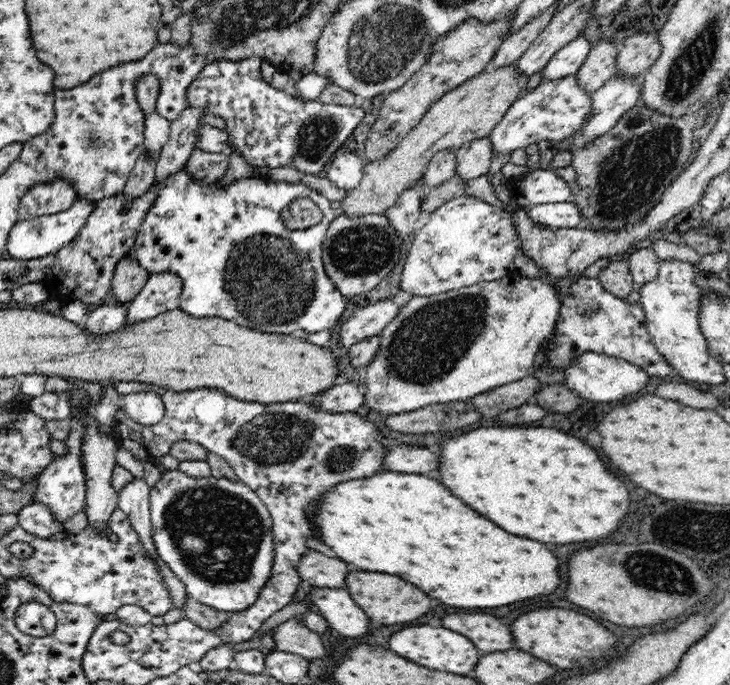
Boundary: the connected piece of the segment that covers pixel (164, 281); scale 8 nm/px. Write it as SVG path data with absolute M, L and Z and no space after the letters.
M167 271L149 274L142 290L127 303L126 324L150 320L159 314L178 309L184 283L180 276Z

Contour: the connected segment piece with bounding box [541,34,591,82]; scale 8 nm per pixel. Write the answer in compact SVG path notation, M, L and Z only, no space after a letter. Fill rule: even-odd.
M581 34L571 40L552 56L543 68L542 81L555 81L575 75L586 60L591 49L591 42Z

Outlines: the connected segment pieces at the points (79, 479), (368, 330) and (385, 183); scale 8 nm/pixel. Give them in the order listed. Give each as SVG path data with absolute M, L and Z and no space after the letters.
M77 418L70 419L70 434L65 440L69 451L66 456L56 457L50 466L47 466L38 476L36 480L36 490L32 494L30 503L42 503L50 509L54 521L58 521L60 525L68 518L72 518L74 514L82 511L86 504L86 481L84 481L84 467L80 458L80 446L82 446L82 436L84 436L84 425Z
M392 299L362 304L340 326L338 330L340 347L348 349L361 340L380 335L384 327L394 320L398 310Z
M516 67L486 70L469 78L464 84L441 96L408 136L398 144L394 152L376 162L365 162L364 176L360 185L350 189L348 198L341 203L344 214L350 219L361 215L382 215L391 208L406 189L414 186L426 173L428 164L438 152L456 152L466 142L486 138L498 124L505 112L518 99L518 92L526 86L526 77L518 75Z

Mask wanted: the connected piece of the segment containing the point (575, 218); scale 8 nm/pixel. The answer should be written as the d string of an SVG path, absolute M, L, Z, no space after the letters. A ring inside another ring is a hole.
M570 201L556 202L530 207L526 210L526 215L534 225L550 229L565 229L581 225L582 215L578 210Z

